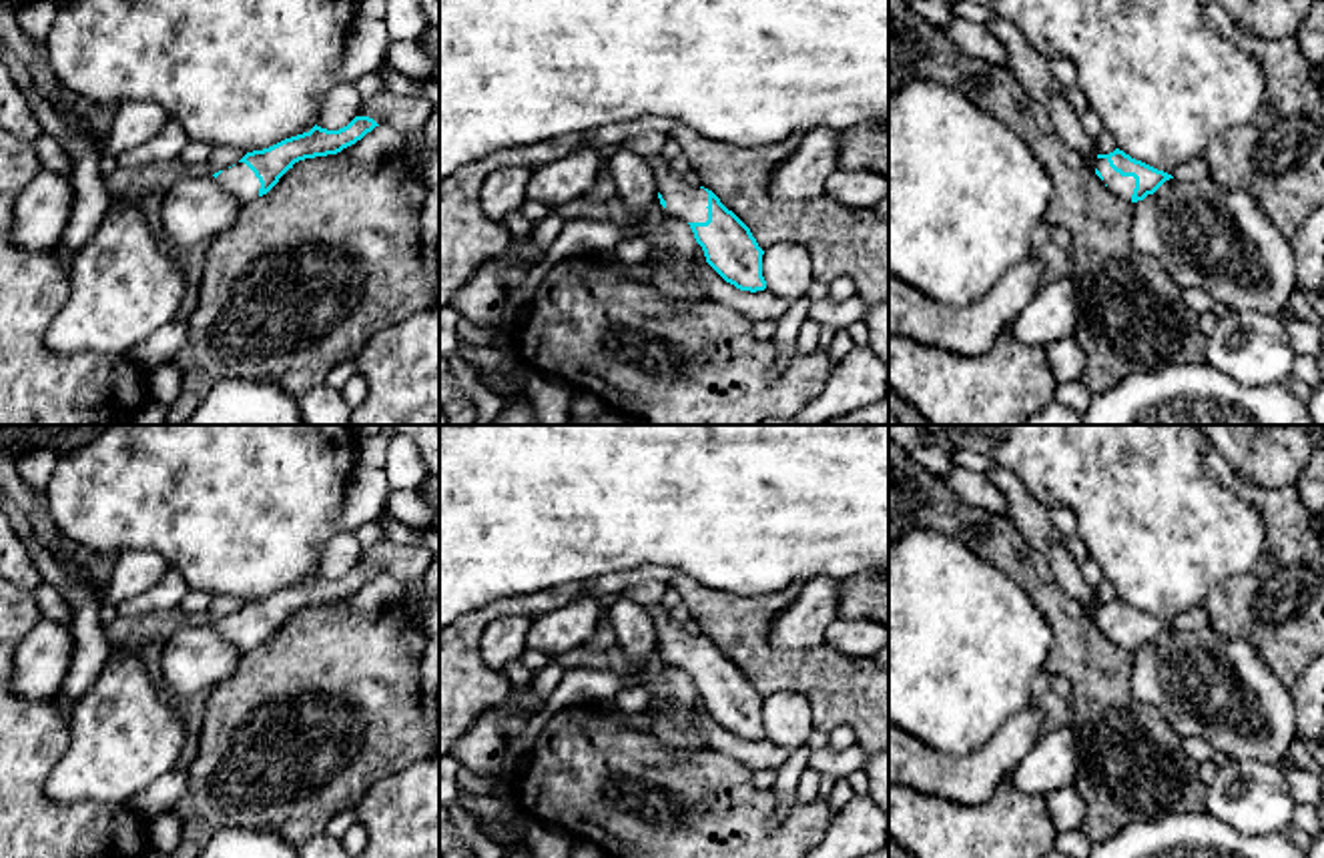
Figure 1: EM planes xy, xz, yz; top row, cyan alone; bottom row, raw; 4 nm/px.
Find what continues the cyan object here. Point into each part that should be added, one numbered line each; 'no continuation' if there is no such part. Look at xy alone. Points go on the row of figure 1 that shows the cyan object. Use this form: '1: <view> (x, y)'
1: xy (239, 179)

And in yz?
1: yz (1120, 185)

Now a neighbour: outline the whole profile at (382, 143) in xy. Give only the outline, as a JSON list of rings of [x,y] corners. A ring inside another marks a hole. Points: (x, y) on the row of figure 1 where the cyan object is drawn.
[[[379,124],[355,144],[343,148],[341,156],[353,162],[371,164],[397,156],[403,150],[403,134],[389,124]]]

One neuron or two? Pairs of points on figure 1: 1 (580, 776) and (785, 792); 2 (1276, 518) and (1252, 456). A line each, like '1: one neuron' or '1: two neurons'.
1: two neurons
2: two neurons

